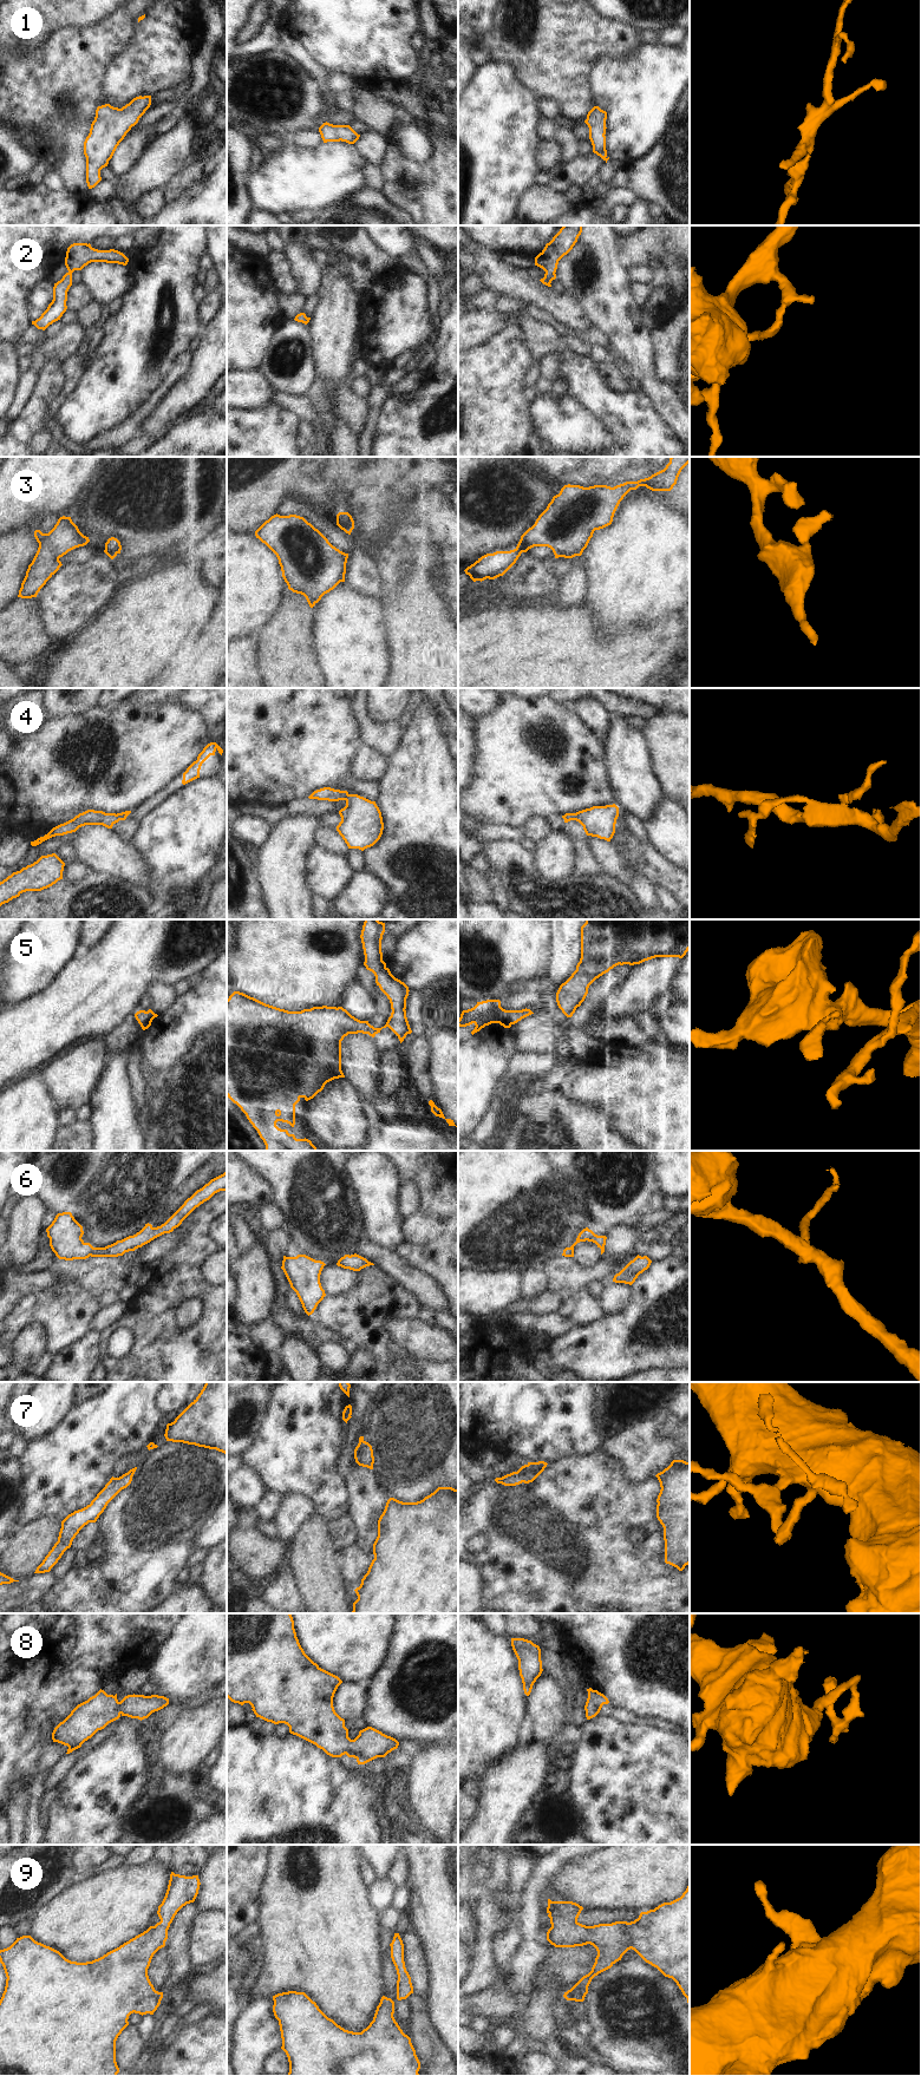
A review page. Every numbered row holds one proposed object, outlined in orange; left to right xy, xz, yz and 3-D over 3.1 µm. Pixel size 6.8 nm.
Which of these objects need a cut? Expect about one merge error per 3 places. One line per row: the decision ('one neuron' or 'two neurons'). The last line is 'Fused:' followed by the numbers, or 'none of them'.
1: one neuron
2: one neuron
3: one neuron
4: one neuron
5: one neuron
6: one neuron
7: one neuron
8: one neuron
9: one neuron
Fused: none of them

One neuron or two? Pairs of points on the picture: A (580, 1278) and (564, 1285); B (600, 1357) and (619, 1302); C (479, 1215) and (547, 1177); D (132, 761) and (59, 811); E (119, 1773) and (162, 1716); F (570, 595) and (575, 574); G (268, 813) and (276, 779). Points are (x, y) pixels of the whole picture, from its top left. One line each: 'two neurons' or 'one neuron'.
A: one neuron
B: two neurons
C: one neuron
D: one neuron
E: two neurons
F: one neuron
G: two neurons

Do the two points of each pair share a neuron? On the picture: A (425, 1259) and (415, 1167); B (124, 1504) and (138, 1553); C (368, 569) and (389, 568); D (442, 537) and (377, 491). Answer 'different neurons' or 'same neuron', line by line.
A: same neuron
B: same neuron
C: different neurons
D: different neurons

